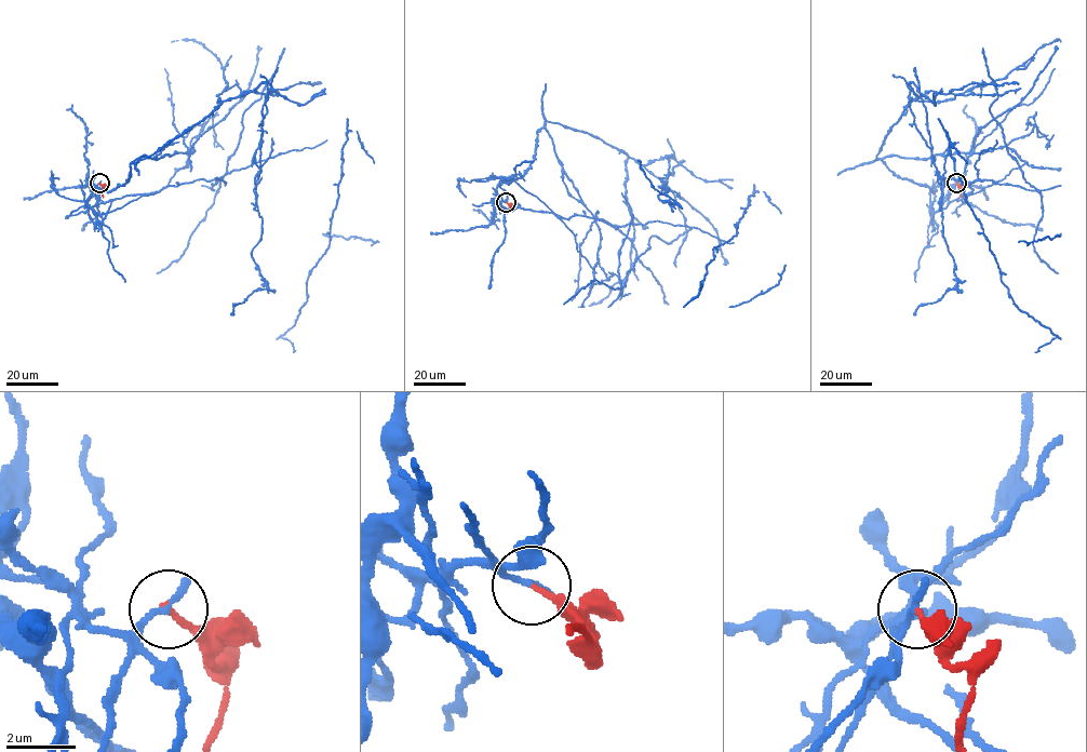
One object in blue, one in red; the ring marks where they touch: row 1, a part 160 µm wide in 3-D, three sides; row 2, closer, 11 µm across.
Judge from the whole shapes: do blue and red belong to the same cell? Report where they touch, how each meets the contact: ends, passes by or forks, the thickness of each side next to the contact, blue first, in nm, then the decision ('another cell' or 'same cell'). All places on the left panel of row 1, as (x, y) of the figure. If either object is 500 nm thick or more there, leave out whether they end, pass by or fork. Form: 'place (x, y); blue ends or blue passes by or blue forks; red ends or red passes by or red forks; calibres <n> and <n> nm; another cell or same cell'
place (99, 183); blue ends; red ends; calibres 220 and 170 nm; another cell

